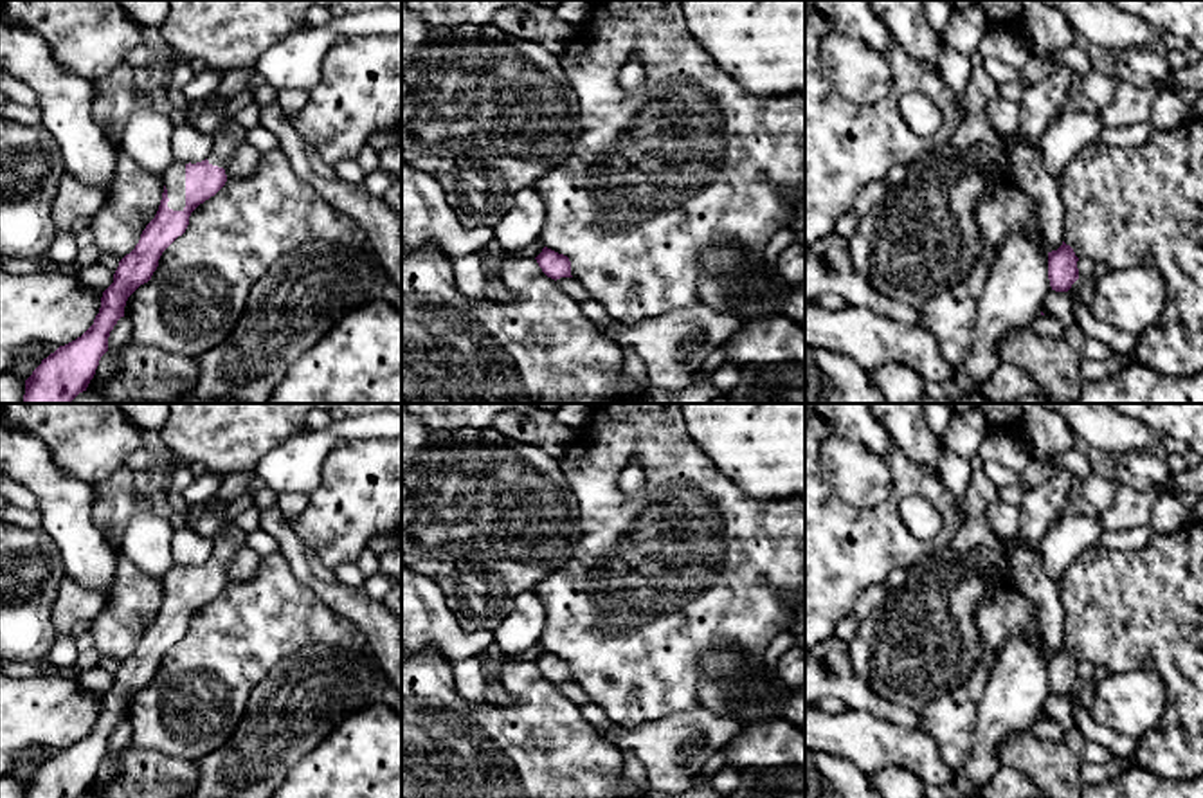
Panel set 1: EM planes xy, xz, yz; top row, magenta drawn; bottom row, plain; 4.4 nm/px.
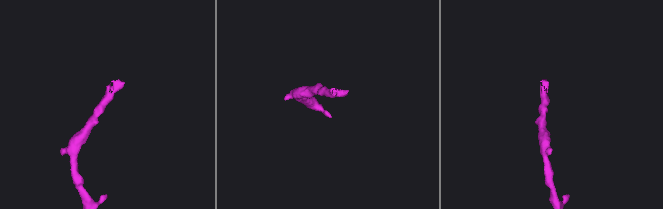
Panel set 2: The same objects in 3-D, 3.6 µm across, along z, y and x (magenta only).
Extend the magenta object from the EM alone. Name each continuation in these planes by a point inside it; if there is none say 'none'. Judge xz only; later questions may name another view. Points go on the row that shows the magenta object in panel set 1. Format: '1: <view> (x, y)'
none

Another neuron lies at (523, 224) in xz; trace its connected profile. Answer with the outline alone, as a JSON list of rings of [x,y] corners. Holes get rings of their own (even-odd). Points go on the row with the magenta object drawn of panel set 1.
[[[520,189],[511,204],[511,209],[497,222],[493,240],[506,252],[517,252],[531,243],[540,241],[540,234],[546,220],[546,204],[542,196],[533,189]]]

